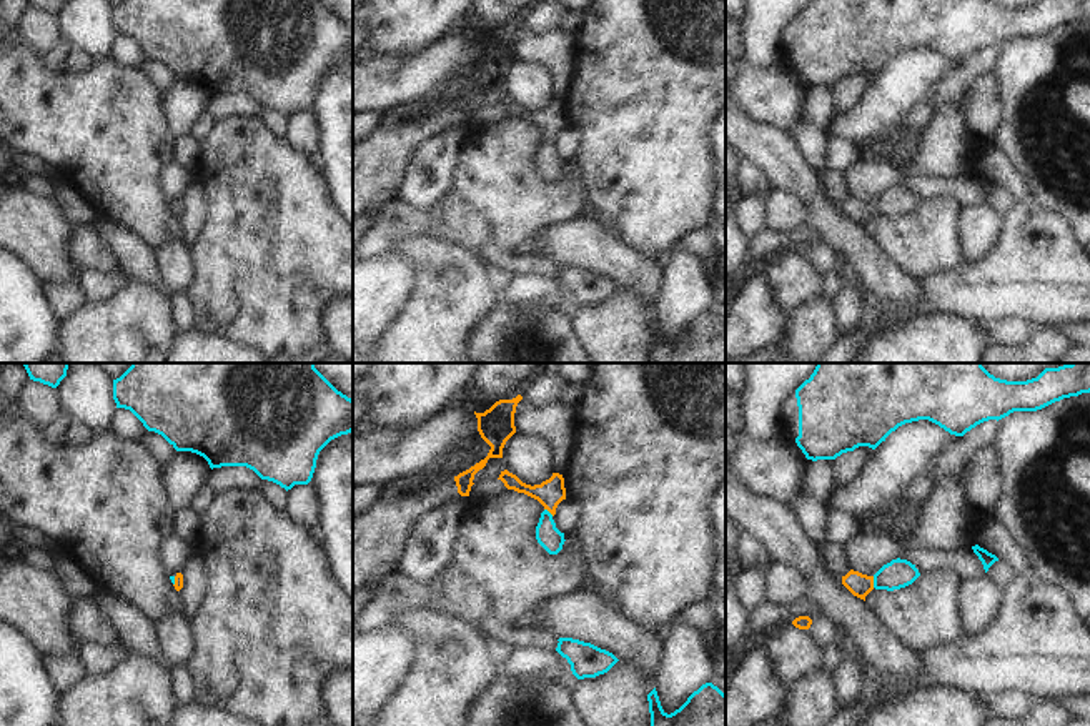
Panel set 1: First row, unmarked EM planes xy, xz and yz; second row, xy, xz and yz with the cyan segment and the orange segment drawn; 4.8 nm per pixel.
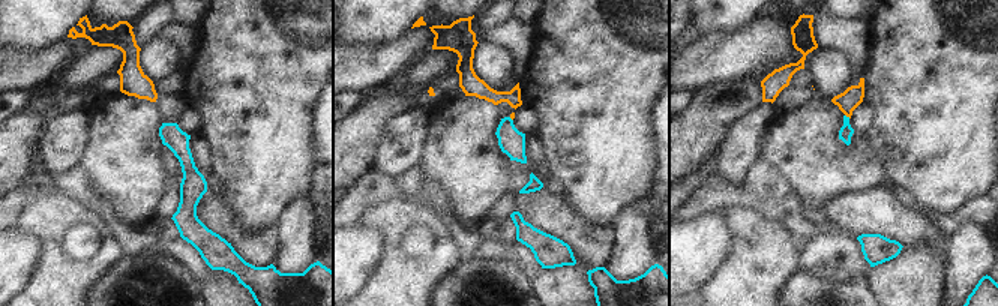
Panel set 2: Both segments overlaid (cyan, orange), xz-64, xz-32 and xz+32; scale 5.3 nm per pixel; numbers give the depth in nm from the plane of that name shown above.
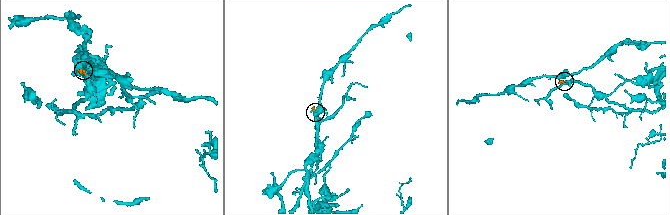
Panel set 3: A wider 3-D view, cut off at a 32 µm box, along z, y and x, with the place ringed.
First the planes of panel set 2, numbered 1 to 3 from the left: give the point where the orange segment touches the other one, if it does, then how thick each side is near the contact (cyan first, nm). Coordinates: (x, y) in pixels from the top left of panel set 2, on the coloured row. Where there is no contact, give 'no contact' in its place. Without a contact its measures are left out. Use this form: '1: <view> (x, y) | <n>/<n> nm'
1: no contact
2: xz-32 (511, 119) | 140/30 nm
3: xz+32 (848, 117) | 70/110 nm

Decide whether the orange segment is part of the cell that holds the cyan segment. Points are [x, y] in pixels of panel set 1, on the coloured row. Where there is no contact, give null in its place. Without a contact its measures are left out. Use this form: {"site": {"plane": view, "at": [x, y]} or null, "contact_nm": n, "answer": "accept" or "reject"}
{"site": {"plane": "yz", "at": [874, 581]}, "contact_nm": 60, "answer": "accept"}

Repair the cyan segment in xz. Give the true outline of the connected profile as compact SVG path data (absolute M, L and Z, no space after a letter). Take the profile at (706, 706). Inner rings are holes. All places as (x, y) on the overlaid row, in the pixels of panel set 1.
M712 683L702 684L671 714L662 709L656 688L647 701L651 726L726 726L726 694Z

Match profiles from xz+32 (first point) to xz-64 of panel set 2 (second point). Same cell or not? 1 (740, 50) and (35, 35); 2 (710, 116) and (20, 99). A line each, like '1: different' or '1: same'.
1: different
2: different

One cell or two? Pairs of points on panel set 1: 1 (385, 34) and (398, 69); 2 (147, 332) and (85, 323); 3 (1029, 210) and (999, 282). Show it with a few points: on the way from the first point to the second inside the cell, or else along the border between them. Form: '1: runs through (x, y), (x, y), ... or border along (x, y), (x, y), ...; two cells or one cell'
1: border along (431, 44), (411, 52), (376, 54), (370, 57); two cells
2: runs through (132, 332), (100, 332); one cell
3: runs through (1029, 228), (1029, 252), (1017, 263); one cell

